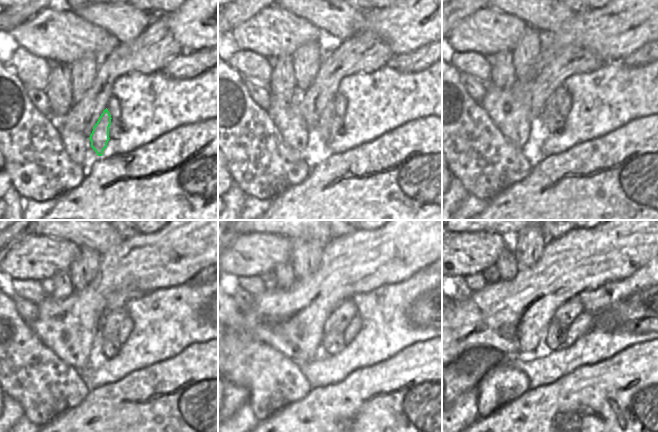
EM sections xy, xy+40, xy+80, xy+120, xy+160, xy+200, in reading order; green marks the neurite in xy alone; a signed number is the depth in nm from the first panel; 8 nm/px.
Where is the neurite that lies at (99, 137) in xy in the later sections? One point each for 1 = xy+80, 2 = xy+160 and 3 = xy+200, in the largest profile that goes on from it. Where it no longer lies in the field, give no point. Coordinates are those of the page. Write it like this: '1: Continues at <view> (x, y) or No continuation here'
1: Continues at xy+80 (551, 110)
2: Continues at xy+160 (340, 318)
3: Continues at xy+200 (566, 313)

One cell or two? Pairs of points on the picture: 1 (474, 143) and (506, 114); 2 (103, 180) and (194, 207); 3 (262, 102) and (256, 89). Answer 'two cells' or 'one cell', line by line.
1: two cells
2: one cell
3: one cell

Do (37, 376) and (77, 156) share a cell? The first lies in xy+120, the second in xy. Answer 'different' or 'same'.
different

